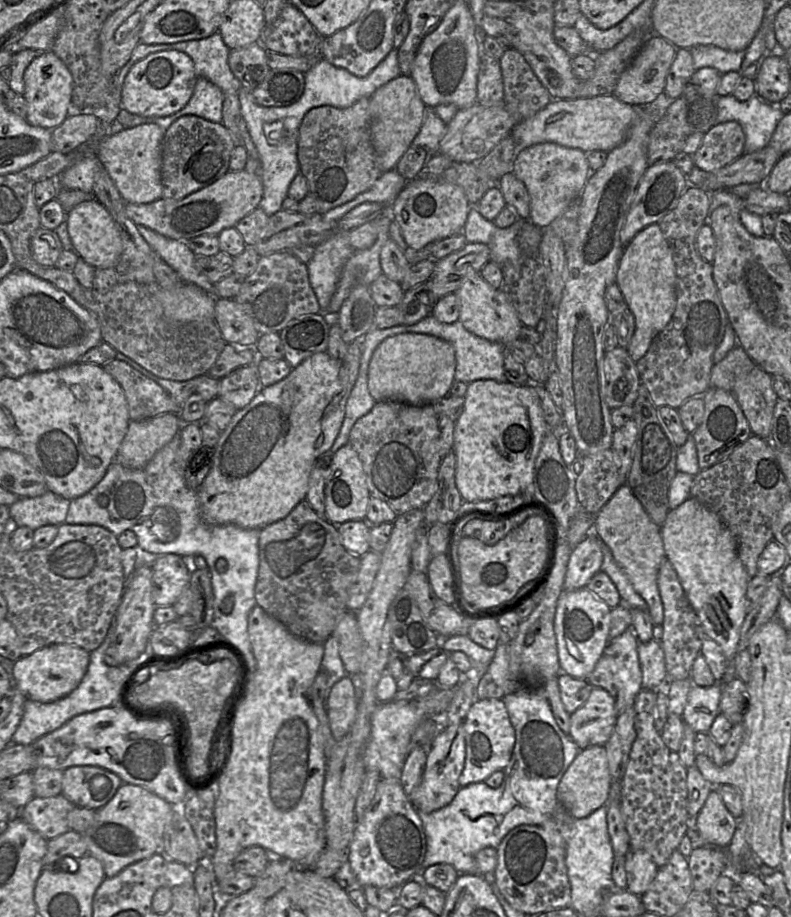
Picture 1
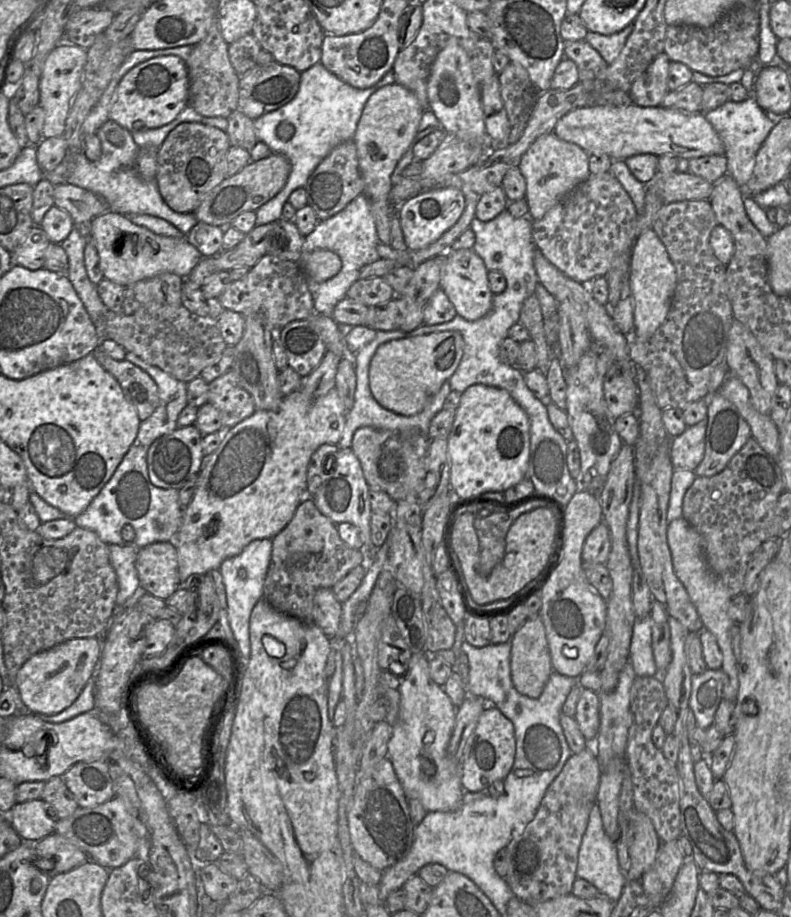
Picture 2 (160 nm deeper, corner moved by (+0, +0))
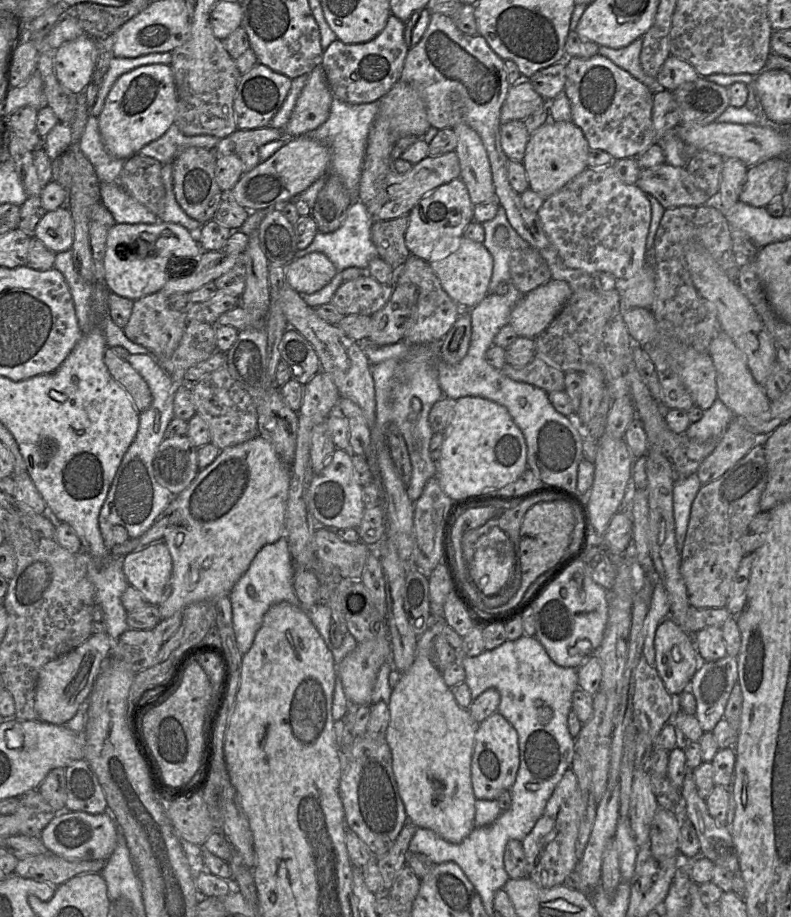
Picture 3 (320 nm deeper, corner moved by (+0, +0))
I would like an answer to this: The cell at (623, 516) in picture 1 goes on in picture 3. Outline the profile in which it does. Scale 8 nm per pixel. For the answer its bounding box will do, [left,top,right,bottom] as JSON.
[654,617,701,696]

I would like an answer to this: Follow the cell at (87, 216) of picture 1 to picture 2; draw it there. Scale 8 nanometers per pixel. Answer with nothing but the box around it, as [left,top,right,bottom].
[90,211,203,287]

